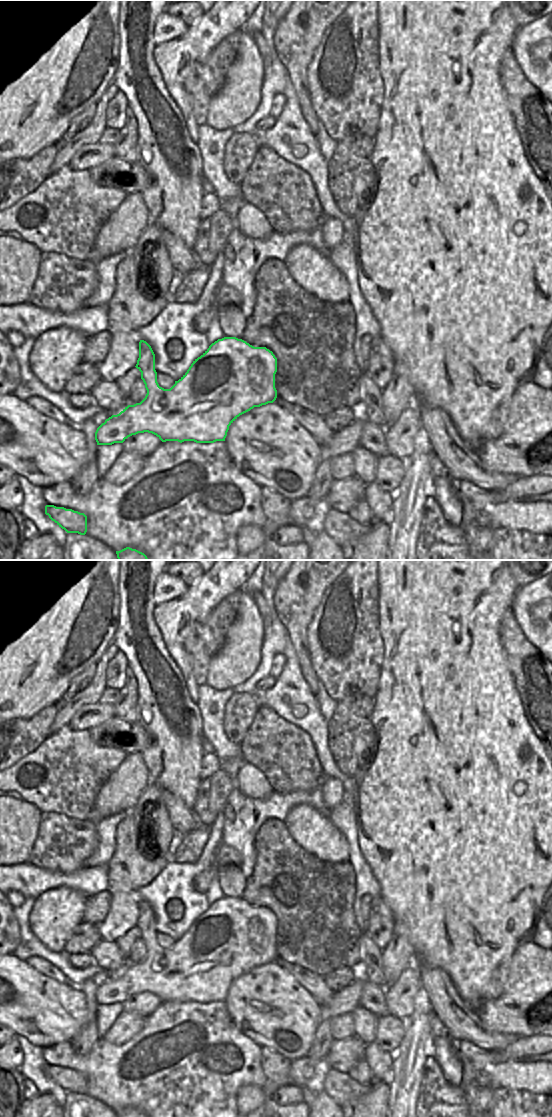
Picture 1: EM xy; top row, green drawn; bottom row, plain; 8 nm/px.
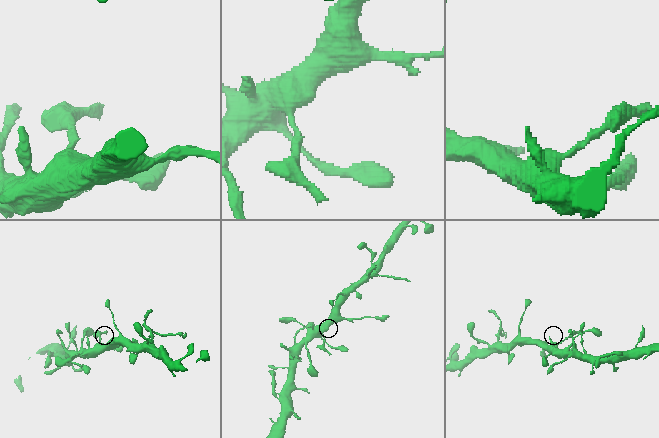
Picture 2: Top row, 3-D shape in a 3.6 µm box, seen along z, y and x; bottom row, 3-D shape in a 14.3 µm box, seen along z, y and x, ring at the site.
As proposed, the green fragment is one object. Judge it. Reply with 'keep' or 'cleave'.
keep

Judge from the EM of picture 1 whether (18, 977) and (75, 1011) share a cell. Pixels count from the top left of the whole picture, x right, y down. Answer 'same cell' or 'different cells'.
same cell

